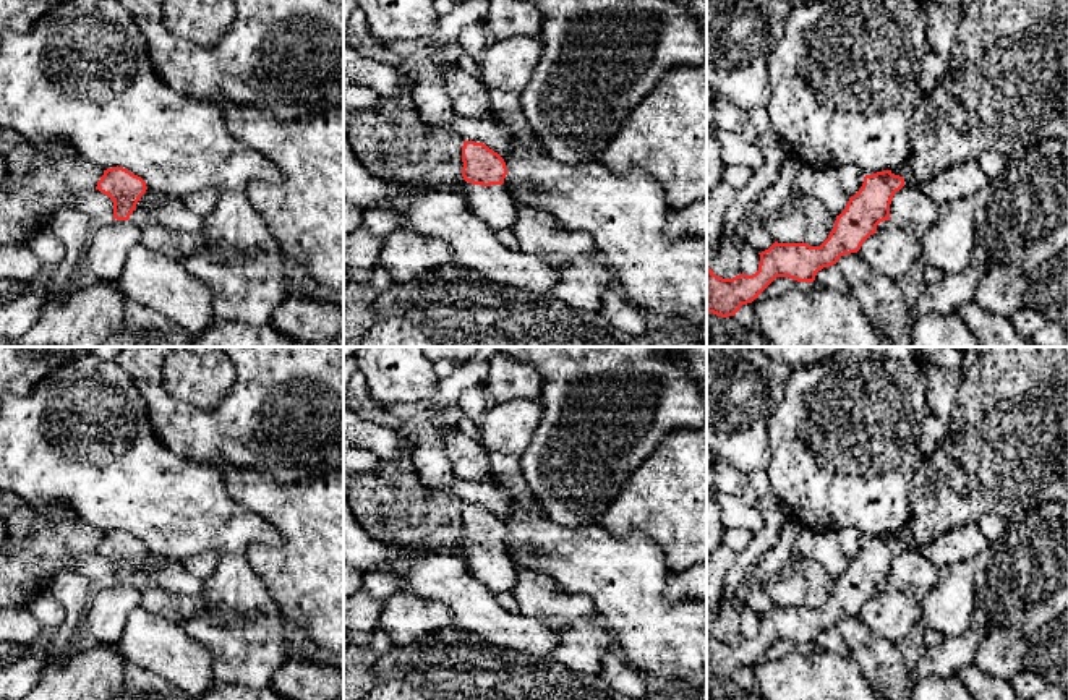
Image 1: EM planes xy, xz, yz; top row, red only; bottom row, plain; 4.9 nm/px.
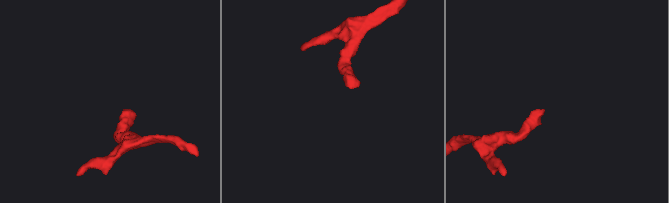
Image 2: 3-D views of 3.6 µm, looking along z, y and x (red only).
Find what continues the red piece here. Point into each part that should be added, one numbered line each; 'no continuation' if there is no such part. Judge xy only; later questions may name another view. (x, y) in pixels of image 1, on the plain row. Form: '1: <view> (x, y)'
no continuation

